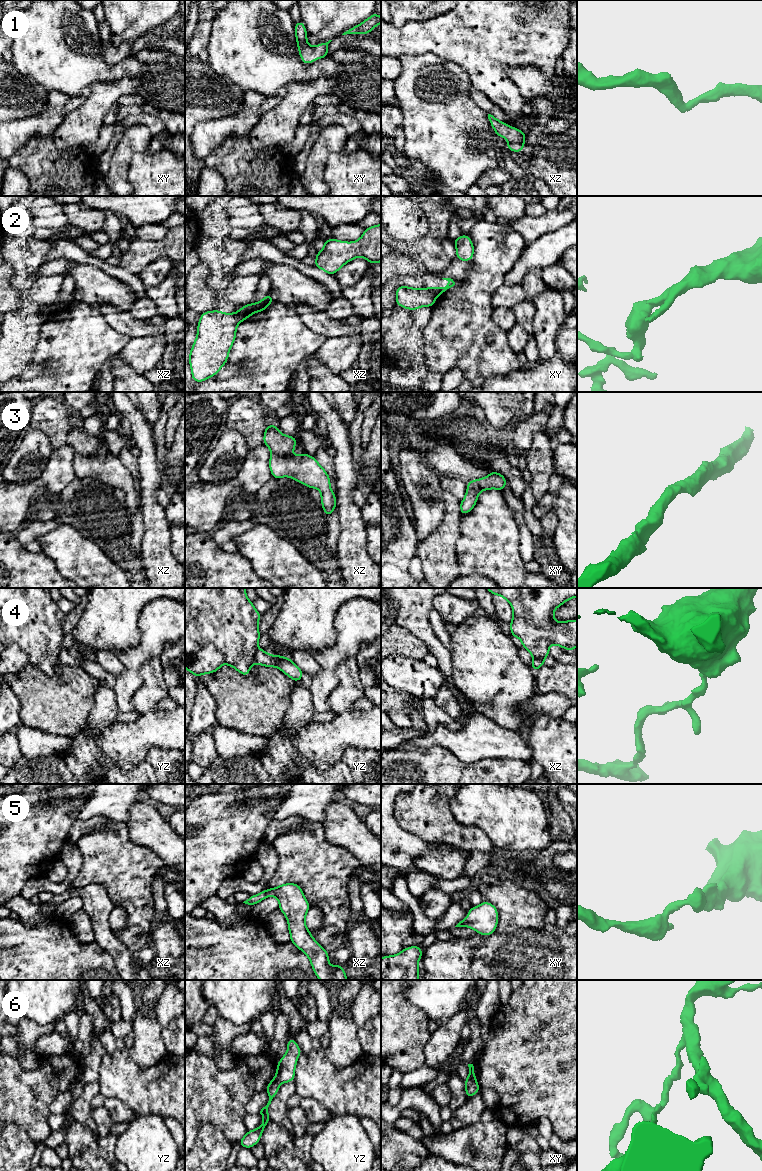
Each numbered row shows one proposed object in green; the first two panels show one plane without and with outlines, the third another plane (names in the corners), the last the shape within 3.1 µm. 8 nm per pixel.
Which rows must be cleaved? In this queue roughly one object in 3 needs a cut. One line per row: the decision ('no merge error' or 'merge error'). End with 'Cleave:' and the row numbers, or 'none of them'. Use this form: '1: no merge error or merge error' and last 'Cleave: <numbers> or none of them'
1: no merge error
2: no merge error
3: no merge error
4: merge error
5: no merge error
6: merge error
Cleave: 4, 6

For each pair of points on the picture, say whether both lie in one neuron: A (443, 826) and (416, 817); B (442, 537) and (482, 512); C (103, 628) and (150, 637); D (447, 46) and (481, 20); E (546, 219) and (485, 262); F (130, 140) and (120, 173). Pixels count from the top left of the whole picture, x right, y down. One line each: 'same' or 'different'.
A: same
B: different
C: different
D: same
E: different
F: same

